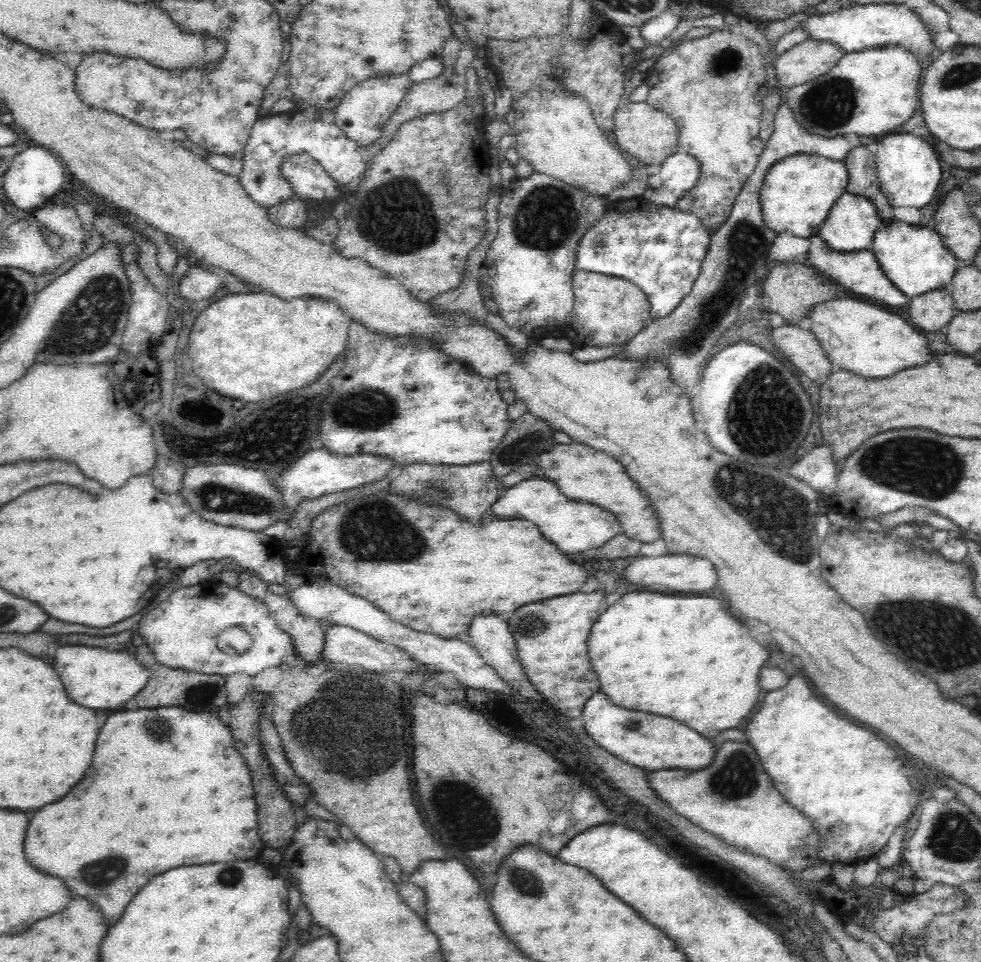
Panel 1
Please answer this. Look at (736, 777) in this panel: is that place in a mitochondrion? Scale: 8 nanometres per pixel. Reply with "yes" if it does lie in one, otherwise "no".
yes

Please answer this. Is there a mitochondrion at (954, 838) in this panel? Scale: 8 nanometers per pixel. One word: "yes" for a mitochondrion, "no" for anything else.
yes

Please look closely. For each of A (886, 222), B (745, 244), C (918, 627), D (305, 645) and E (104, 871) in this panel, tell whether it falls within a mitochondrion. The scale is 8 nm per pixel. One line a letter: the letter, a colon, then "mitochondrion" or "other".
A: other
B: mitochondrion
C: mitochondrion
D: other
E: mitochondrion

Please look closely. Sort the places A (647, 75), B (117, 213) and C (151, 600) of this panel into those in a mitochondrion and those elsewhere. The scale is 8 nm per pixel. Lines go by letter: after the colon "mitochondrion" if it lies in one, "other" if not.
A: other
B: other
C: other

